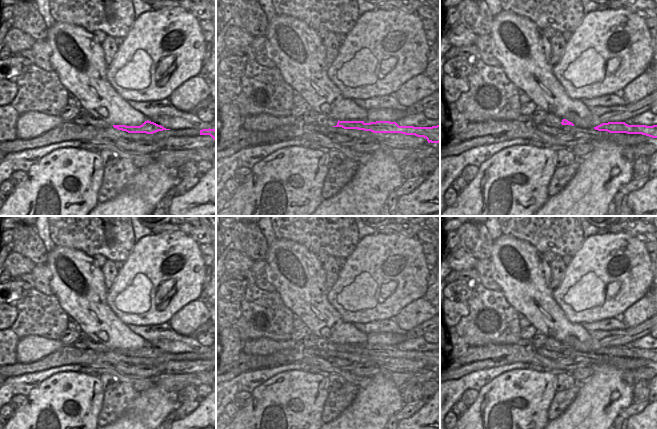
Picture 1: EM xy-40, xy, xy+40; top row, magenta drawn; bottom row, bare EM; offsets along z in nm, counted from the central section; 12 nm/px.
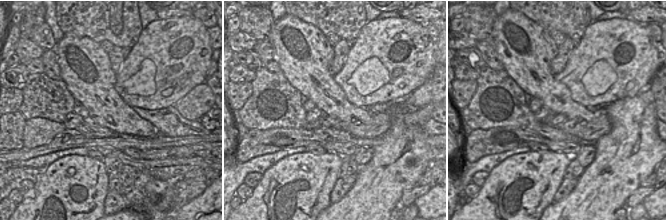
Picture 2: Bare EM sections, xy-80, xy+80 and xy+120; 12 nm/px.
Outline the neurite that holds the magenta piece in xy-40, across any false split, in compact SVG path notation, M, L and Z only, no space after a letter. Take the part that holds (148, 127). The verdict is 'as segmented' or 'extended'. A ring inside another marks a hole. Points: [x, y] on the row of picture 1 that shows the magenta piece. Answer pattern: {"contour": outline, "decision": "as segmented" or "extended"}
{"contour": "M148 120L145 121L140 126L113 125L113 127L118 130L126 131L128 133L146 133L146 134L153 134L158 131L170 130Z", "decision": "as segmented"}

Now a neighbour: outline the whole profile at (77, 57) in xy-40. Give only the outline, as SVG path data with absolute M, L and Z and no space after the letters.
M55 22L47 30L47 43L51 48L49 61L59 76L60 83L80 102L81 107L110 125L140 126L147 118L120 97L107 81L107 64L101 44L93 33L81 26Z

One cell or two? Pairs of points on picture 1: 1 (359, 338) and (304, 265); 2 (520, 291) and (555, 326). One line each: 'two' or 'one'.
1: one
2: one

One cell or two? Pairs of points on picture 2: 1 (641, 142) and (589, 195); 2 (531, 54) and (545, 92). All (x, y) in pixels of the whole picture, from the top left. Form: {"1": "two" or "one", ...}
{"1": "one", "2": "one"}

